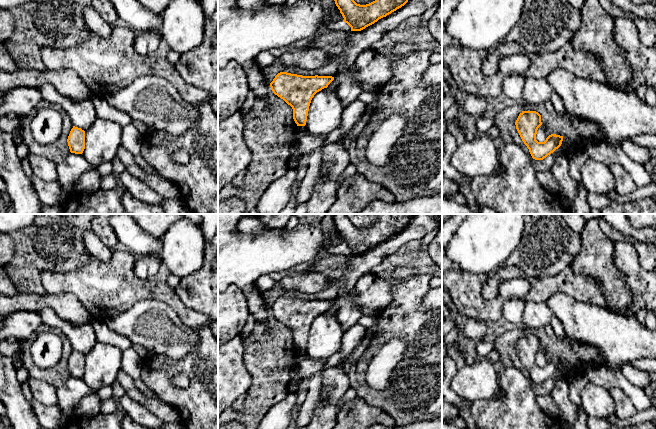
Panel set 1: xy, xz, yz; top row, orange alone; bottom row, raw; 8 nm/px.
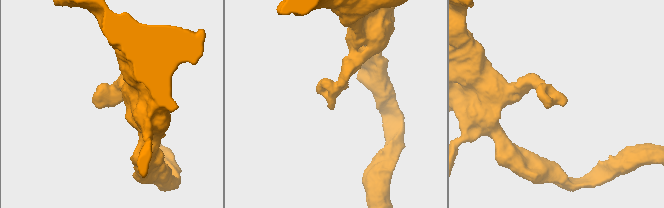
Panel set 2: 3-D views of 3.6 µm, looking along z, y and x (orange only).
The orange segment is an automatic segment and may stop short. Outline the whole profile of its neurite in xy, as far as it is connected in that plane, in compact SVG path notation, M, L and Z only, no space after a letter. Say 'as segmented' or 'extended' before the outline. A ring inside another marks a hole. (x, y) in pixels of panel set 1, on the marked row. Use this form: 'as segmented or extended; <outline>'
as segmented; M73 126L67 142L71 153L82 154L85 149L85 131Z

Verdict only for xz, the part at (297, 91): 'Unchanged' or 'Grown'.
Unchanged

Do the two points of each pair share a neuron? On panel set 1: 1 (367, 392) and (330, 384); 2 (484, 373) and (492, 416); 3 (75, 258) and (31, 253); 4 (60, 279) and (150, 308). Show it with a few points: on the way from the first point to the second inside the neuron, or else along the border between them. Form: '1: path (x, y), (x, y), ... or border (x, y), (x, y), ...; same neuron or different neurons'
1: border (342, 368), (348, 376), (351, 387); different neurons
2: border (496, 394), (489, 399), (479, 399), (472, 403); different neurons
3: path (64, 253), (42, 253); same neuron
4: border (159, 299), (140, 299), (116, 315); different neurons

